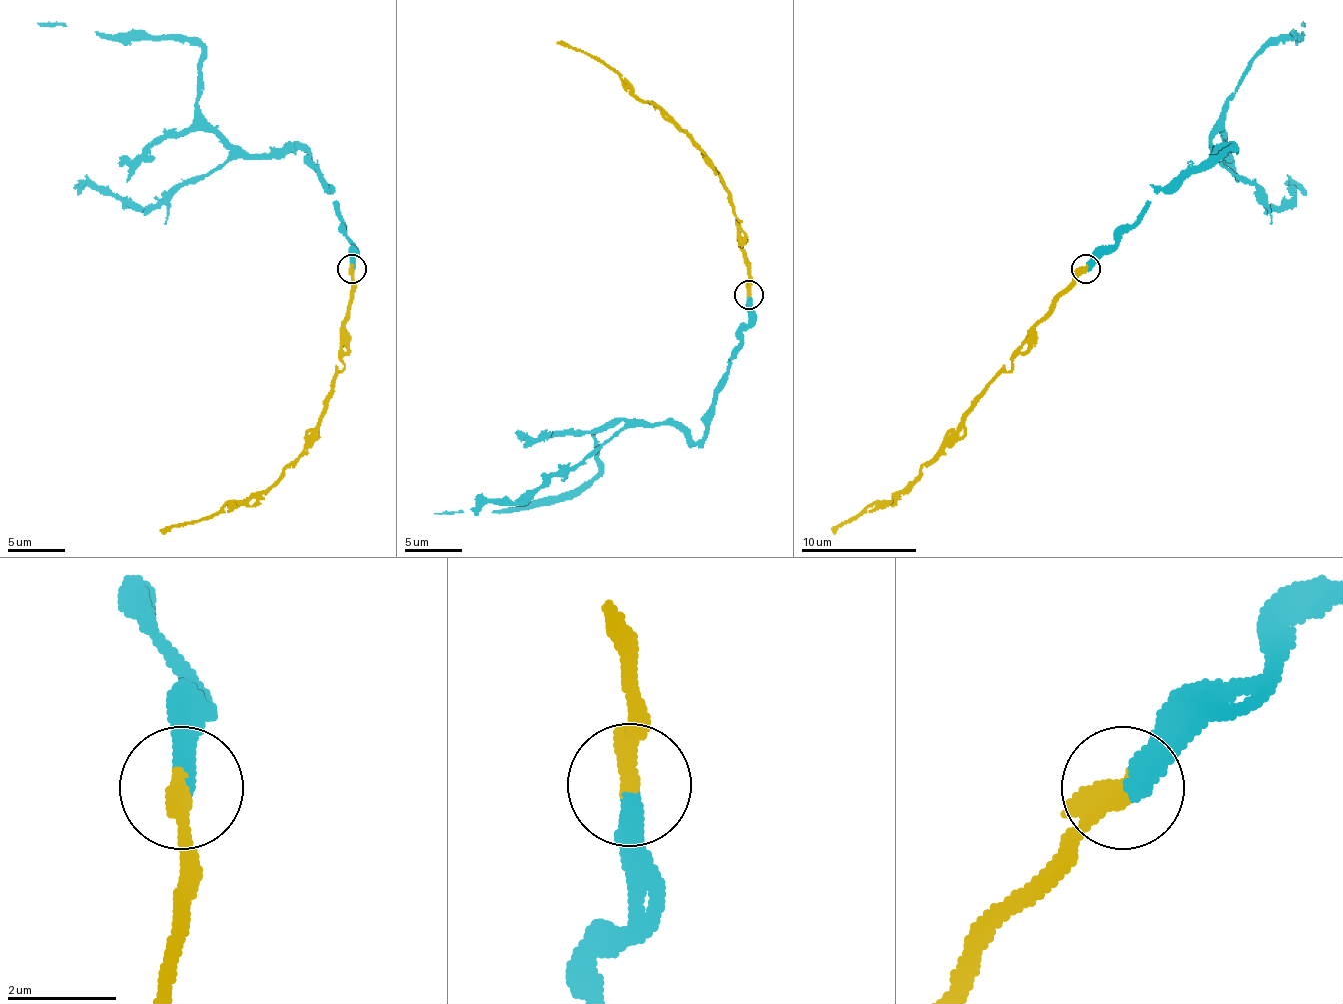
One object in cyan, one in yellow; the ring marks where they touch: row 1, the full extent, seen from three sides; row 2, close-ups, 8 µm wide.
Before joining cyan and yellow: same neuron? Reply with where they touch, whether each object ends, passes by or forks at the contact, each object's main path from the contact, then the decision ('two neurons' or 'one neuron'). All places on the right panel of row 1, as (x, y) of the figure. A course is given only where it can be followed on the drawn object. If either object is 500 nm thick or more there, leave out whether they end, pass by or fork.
place (1085, 268); cyan ends; yellow ends; course cyan (1087, 267), (1154, 192), (1231, 149), (1214, 155), (1211, 129), (1255, 57), (1272, 40), (1295, 40), (1304, 22); course yellow (1084, 267), (1021, 348), (1012, 368), (1004, 371), (949, 440), (903, 490), (894, 498), (874, 501), (833, 533); one neuron

